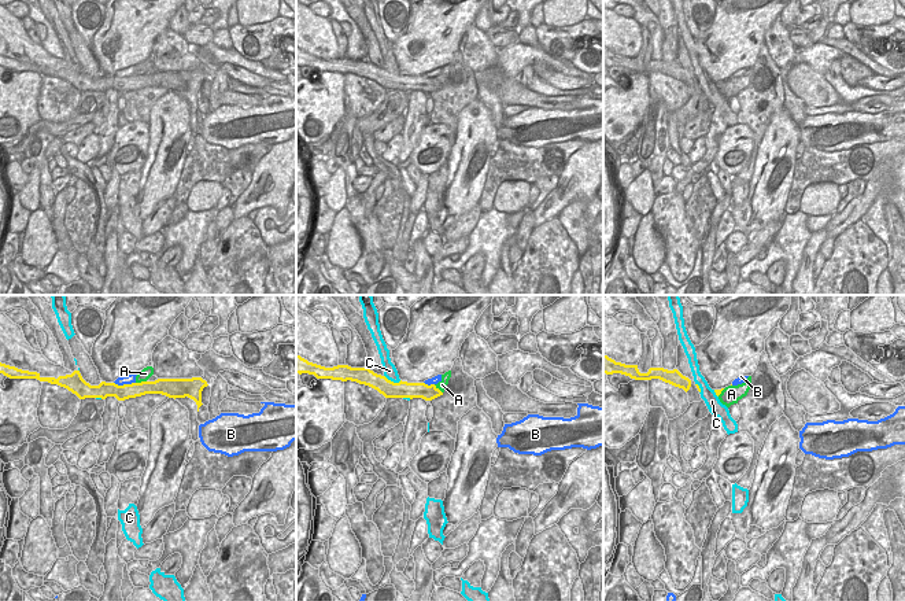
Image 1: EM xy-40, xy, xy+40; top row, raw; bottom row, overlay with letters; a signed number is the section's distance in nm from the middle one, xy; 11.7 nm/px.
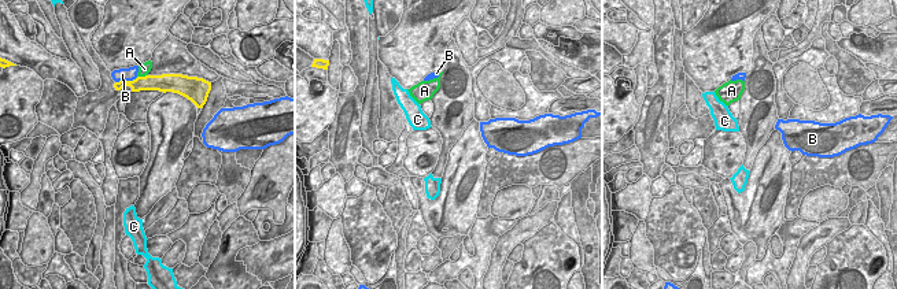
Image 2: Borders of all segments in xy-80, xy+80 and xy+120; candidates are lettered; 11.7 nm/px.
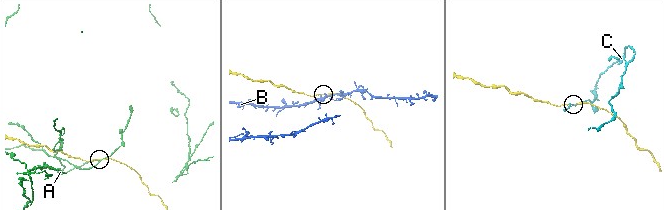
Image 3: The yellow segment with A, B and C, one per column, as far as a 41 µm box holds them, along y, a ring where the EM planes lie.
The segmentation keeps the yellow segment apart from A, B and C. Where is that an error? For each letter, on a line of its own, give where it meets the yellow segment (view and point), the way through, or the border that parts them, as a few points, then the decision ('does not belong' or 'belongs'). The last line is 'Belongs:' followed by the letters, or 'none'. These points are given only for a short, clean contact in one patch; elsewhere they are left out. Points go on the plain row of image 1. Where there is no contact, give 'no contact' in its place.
A: xy-40 (141, 74) | does not belong
B: xy-40 (125, 77) | does not belong
C: xy (392, 74) | along xy (384, 67), (394, 74), (401, 73) | does not belong
Belongs: none

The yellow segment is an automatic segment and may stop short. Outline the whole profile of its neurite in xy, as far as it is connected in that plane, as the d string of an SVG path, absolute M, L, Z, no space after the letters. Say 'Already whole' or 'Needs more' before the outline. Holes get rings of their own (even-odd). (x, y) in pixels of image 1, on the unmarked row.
Already whole. M296 47L296 66L314 67L317 71L332 71L341 74L357 74L359 77L369 78L383 86L385 91L422 91L425 93L432 93L443 85L435 77L425 75L407 75L399 74L394 75L385 69L377 67L369 60L351 60L348 58L337 58L333 60L325 60Z

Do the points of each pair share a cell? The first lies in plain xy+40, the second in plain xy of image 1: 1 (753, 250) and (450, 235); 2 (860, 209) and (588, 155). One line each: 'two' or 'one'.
1: two
2: one

